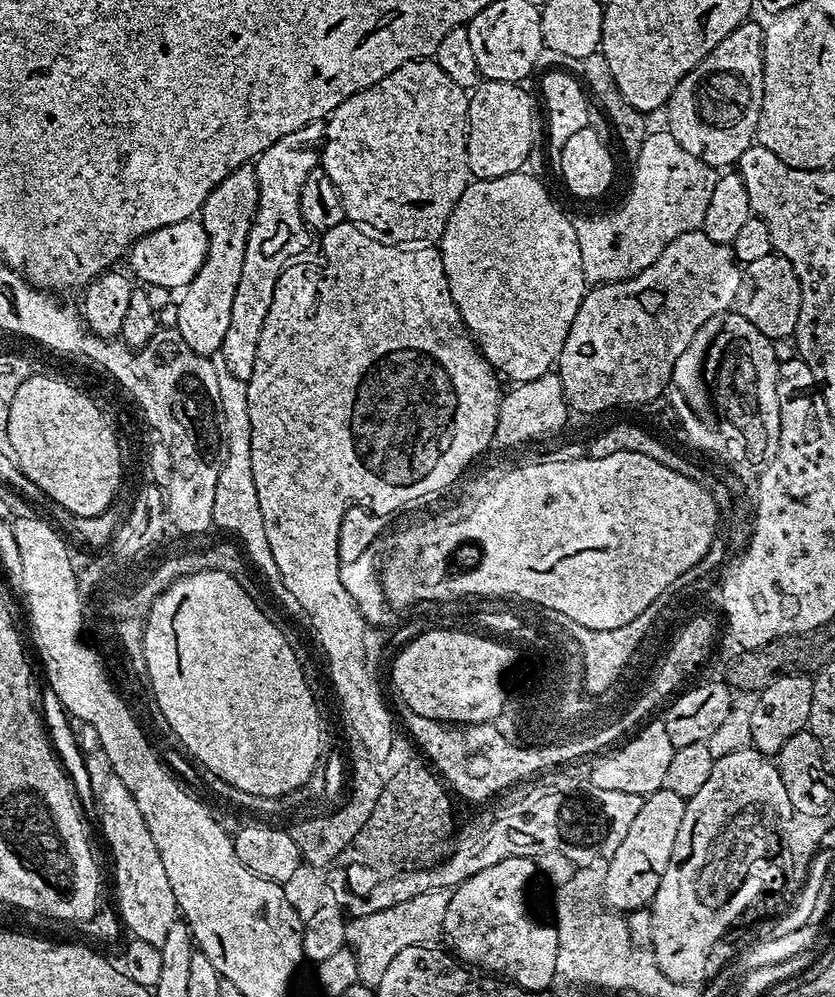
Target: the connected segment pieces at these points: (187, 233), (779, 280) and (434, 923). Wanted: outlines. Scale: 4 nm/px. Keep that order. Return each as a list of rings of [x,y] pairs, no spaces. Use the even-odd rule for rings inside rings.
[[[189,218],[173,224],[163,224],[161,228],[154,228],[137,237],[126,252],[126,261],[132,267],[131,275],[141,285],[154,283],[155,286],[169,290],[183,290],[197,273],[206,252],[207,236],[204,226],[199,219]]]
[[[775,254],[758,258],[743,265],[738,282],[738,294],[734,310],[746,322],[750,322],[763,336],[774,341],[783,336],[792,336],[798,326],[798,314],[802,306],[802,290],[794,266],[784,256]]]
[[[428,893],[417,897],[414,906],[388,907],[386,910],[375,911],[374,914],[351,917],[347,921],[346,944],[356,953],[362,976],[368,975],[368,972],[377,975],[384,973],[399,950],[410,945],[431,945],[443,935],[446,908],[443,907],[443,897],[439,896],[441,895],[437,893]]]

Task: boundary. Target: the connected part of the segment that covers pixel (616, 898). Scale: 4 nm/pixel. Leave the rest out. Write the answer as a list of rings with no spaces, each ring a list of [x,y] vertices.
[[[665,787],[644,797],[630,831],[622,838],[622,846],[614,850],[614,858],[602,872],[602,895],[609,908],[627,914],[651,905],[658,882],[666,874],[670,854],[674,854],[674,838],[678,838],[678,829],[682,826],[685,803],[685,797]]]

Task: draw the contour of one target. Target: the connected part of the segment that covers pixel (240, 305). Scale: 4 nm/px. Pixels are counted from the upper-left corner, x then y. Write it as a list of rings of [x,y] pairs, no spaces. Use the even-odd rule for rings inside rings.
[[[308,130],[291,132],[288,136],[278,138],[273,144],[262,149],[253,161],[256,207],[244,234],[239,286],[236,288],[234,303],[231,306],[226,338],[222,338],[222,346],[218,353],[222,362],[226,362],[226,370],[230,370],[230,374],[234,374],[234,378],[239,380],[246,382],[254,370],[254,354],[258,354],[262,322],[269,312],[281,268],[289,263],[290,259],[301,257],[313,247],[313,233],[301,218],[300,182],[309,170],[317,167],[317,164],[318,152],[314,144],[312,148],[312,136]]]

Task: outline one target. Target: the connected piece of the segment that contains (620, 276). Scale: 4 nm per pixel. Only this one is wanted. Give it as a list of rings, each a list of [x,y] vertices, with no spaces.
[[[652,130],[642,142],[634,167],[632,189],[621,208],[605,216],[588,216],[585,220],[575,221],[578,251],[582,253],[582,274],[589,285],[613,284],[642,274],[642,270],[650,267],[674,238],[703,229],[706,206],[710,203],[710,193],[714,190],[717,178],[717,173],[710,165],[694,158],[694,154],[686,154],[686,150],[678,146],[676,139],[667,130]]]

